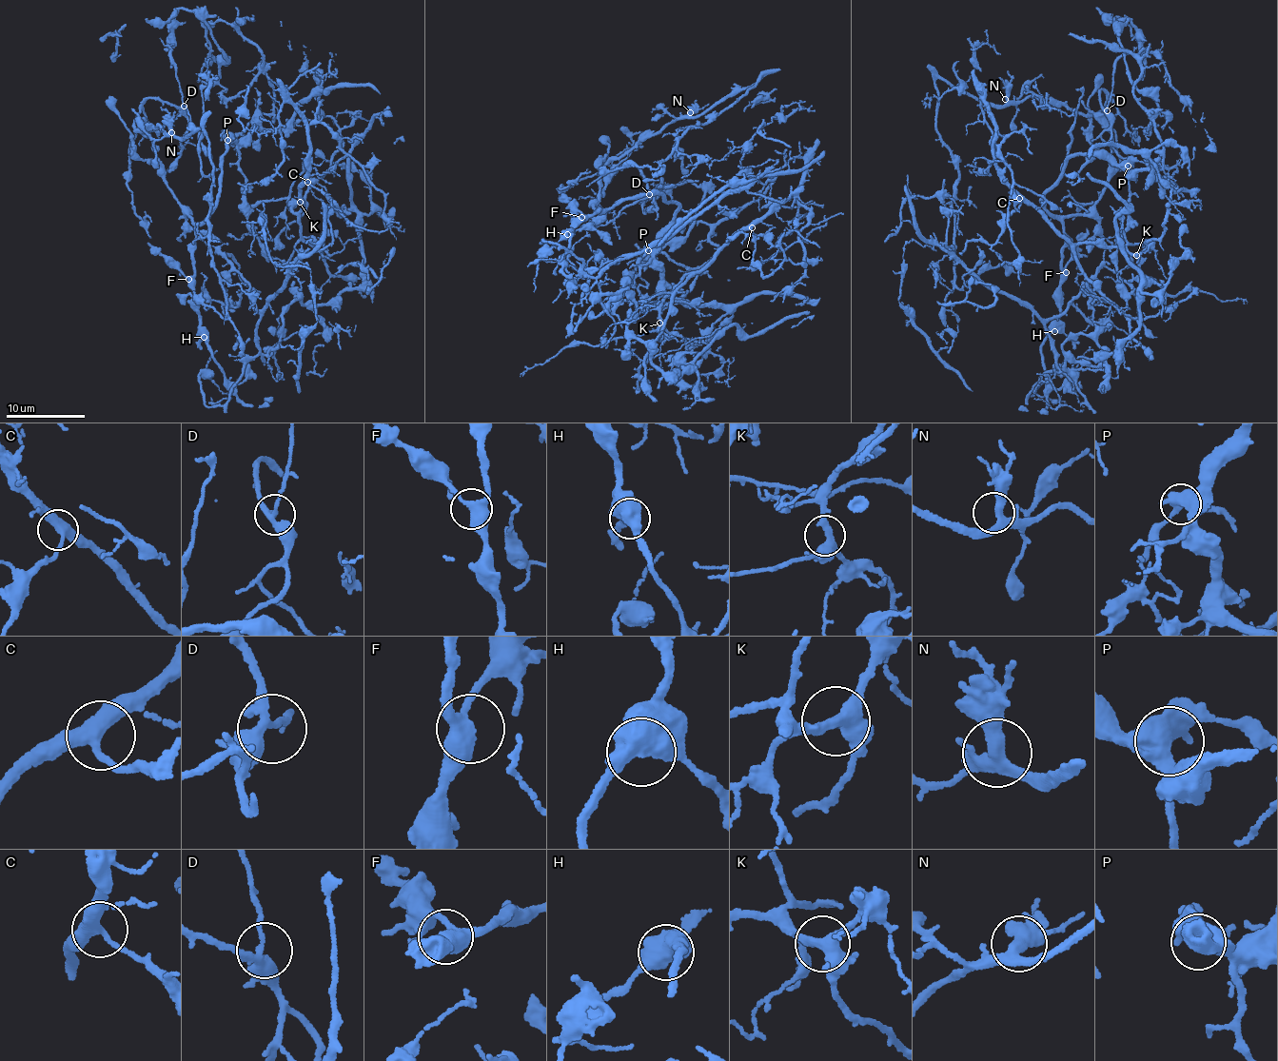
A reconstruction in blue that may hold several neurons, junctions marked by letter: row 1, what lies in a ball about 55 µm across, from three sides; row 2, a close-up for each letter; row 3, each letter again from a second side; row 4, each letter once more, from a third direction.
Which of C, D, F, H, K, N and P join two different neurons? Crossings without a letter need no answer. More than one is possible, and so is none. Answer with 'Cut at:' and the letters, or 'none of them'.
Cut at: none of them

